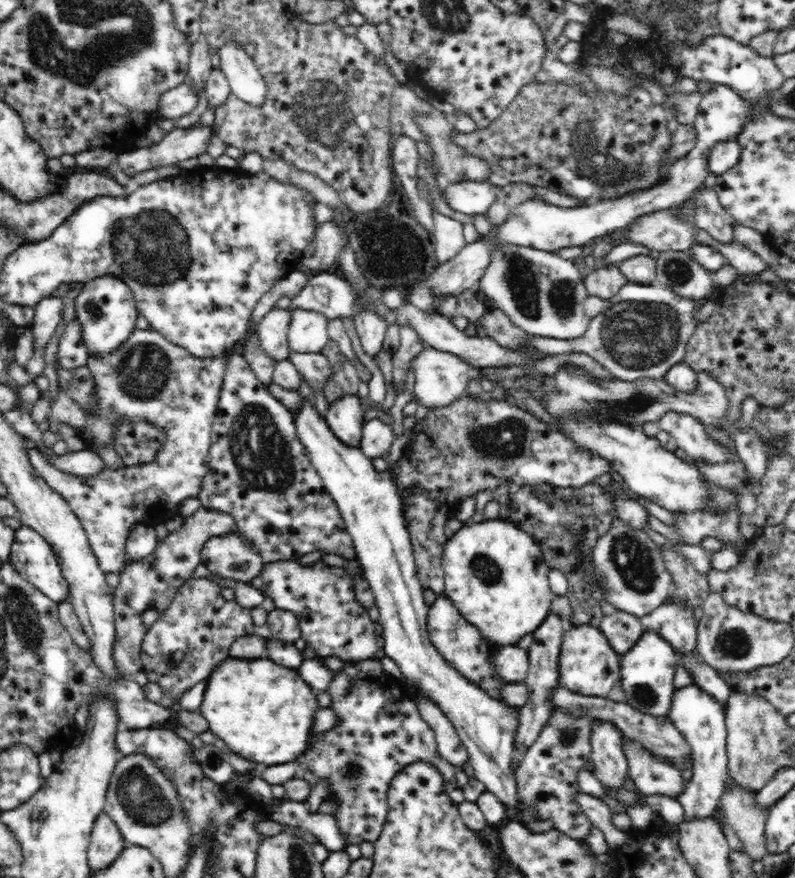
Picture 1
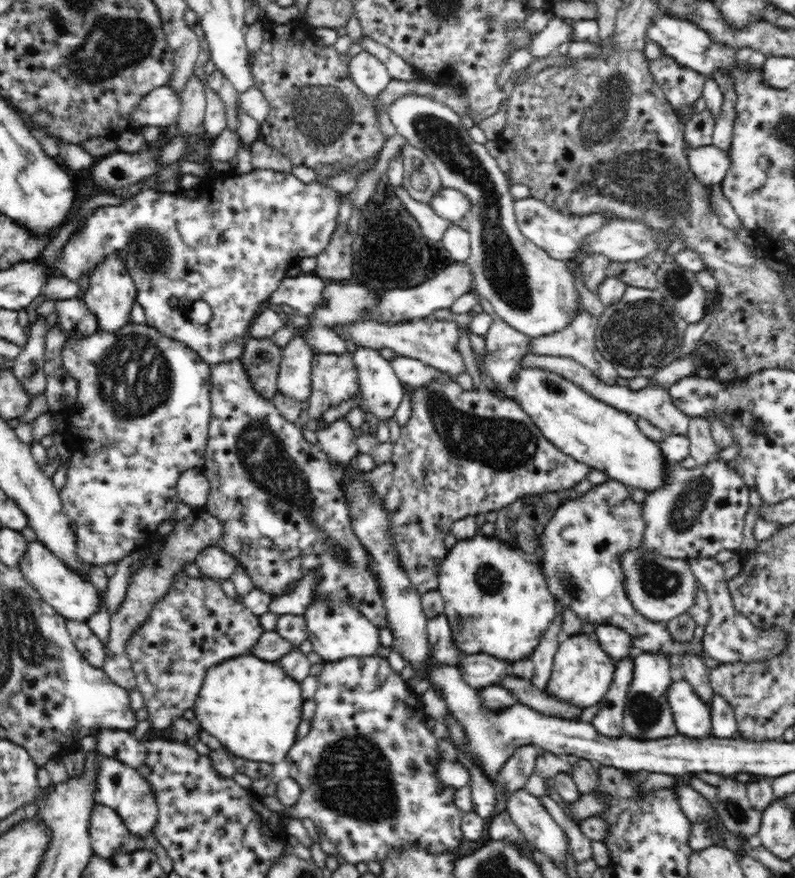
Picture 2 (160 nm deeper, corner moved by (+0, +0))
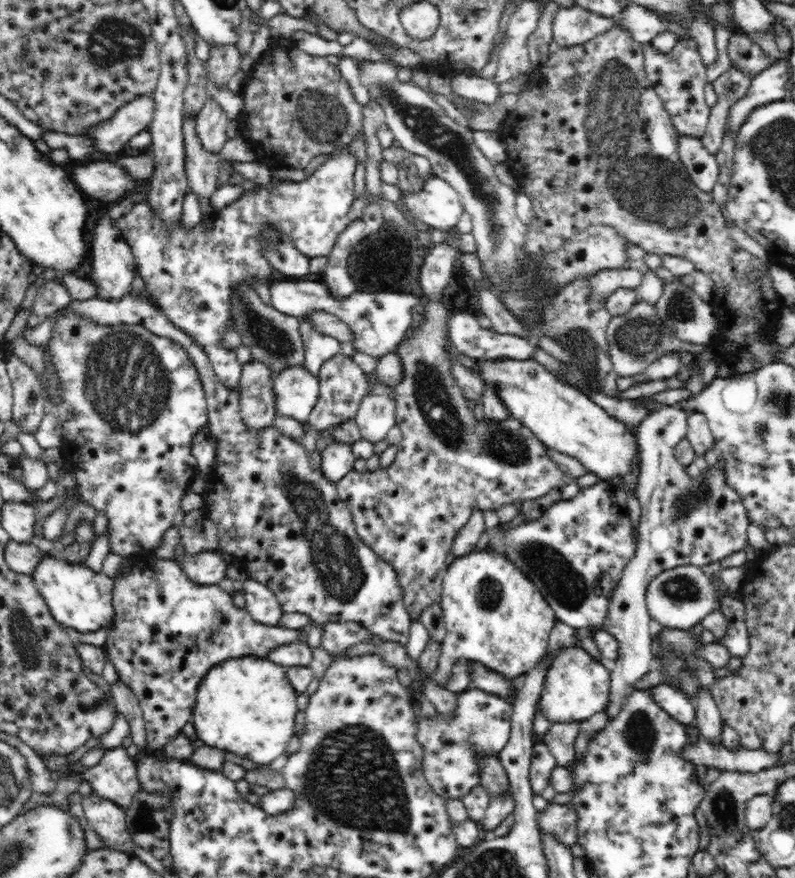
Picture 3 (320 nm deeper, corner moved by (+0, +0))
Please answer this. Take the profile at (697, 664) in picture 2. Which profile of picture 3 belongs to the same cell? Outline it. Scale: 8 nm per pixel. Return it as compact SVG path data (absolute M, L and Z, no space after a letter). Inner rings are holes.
M700 690L696 695L694 704L696 708L696 728L710 744L723 744L723 721L718 706L711 693Z

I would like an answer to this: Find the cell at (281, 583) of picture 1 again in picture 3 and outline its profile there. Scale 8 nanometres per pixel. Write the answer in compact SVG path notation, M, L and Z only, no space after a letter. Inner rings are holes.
M326 622L321 626L321 646L332 656L346 652L354 645L370 642L370 636L374 635L357 622Z

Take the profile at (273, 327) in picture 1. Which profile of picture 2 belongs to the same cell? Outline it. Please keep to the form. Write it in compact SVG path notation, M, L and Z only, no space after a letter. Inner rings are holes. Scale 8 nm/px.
M268 336L247 338L240 361L246 369L252 386L262 398L272 401L277 391L282 348L272 343Z

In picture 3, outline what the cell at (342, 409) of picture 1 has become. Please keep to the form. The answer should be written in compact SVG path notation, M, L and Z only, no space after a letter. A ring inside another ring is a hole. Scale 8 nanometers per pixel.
M335 440L328 442L321 456L321 473L335 485L353 469L356 460L350 444L335 442Z

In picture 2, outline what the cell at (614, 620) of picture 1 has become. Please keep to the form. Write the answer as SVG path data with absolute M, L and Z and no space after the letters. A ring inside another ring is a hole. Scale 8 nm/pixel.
M598 624L595 632L596 641L600 643L602 651L606 652L615 662L630 656L635 651L632 637L617 626Z

